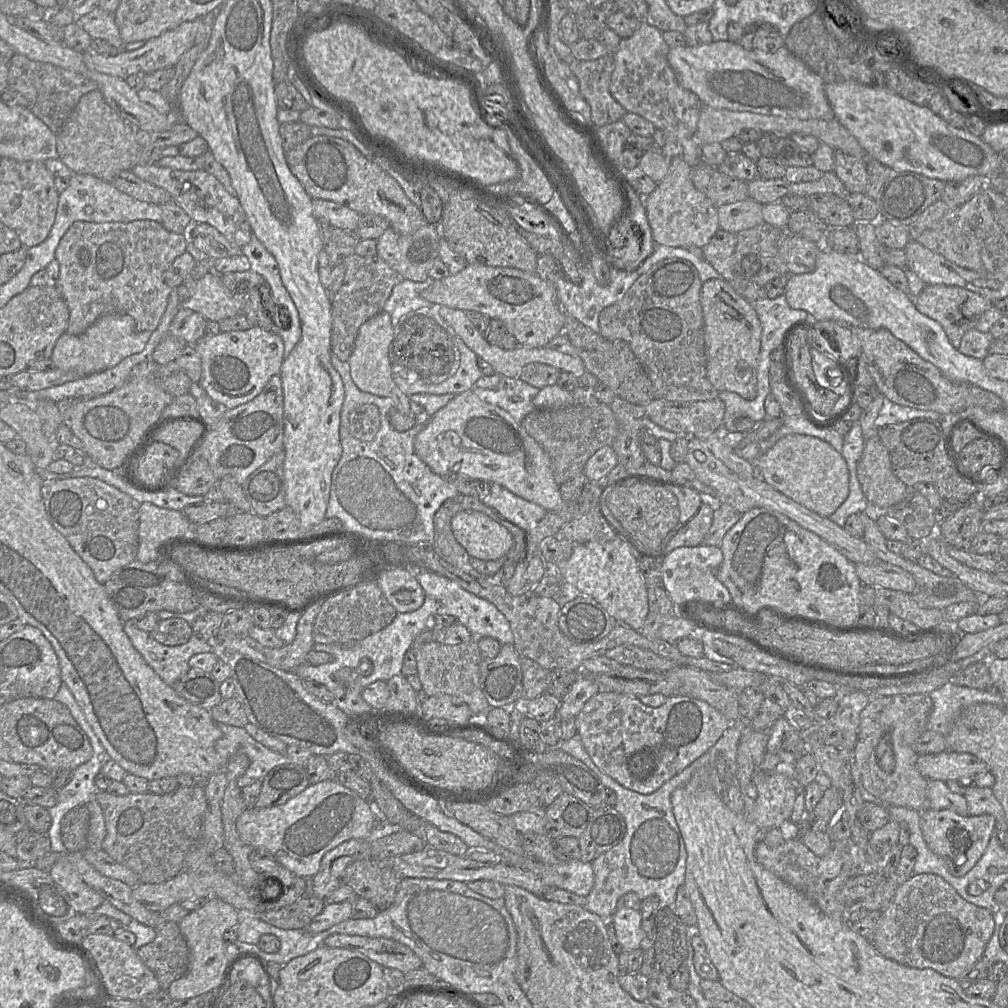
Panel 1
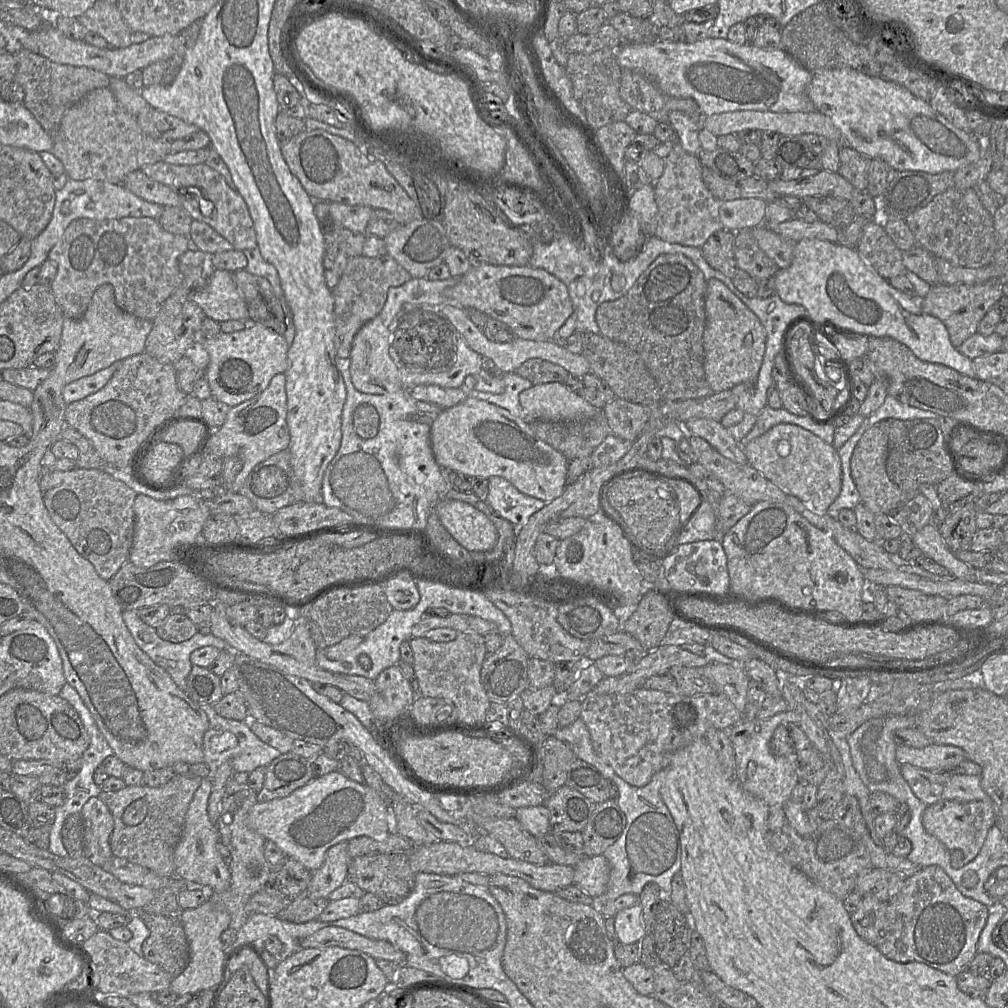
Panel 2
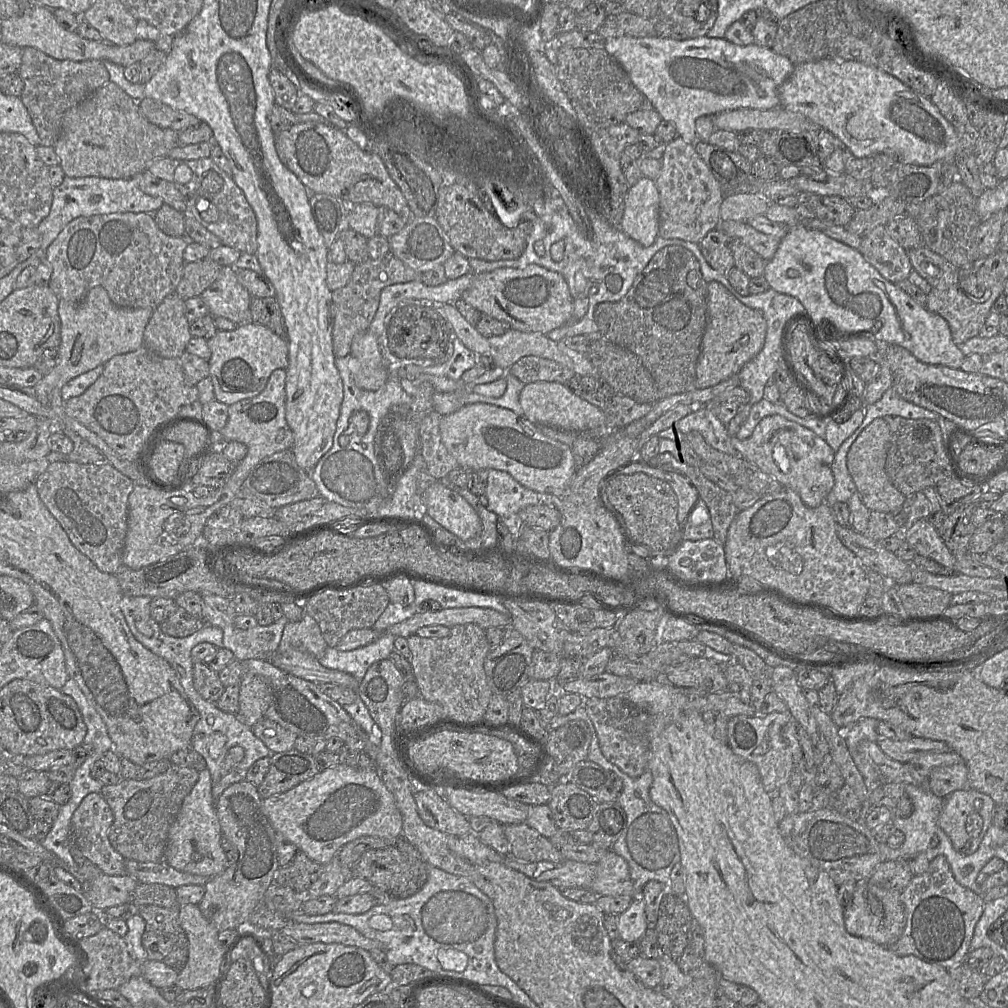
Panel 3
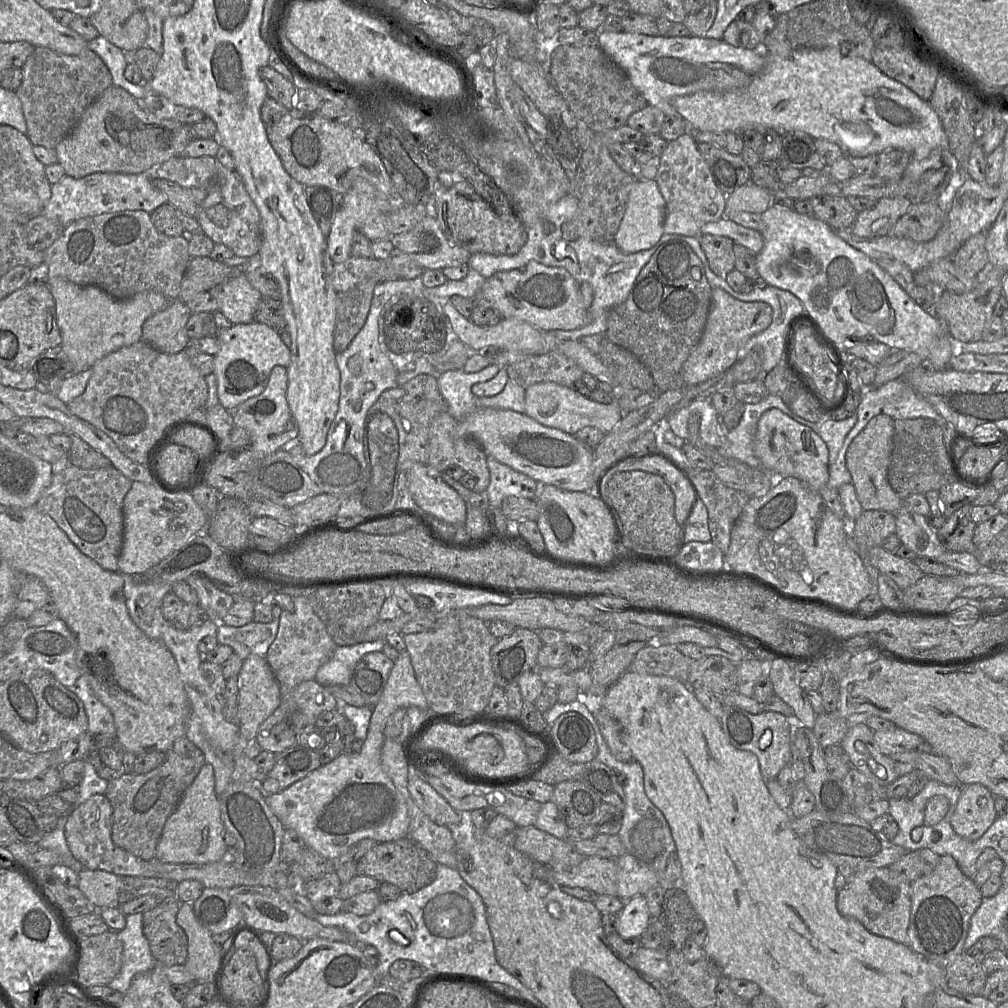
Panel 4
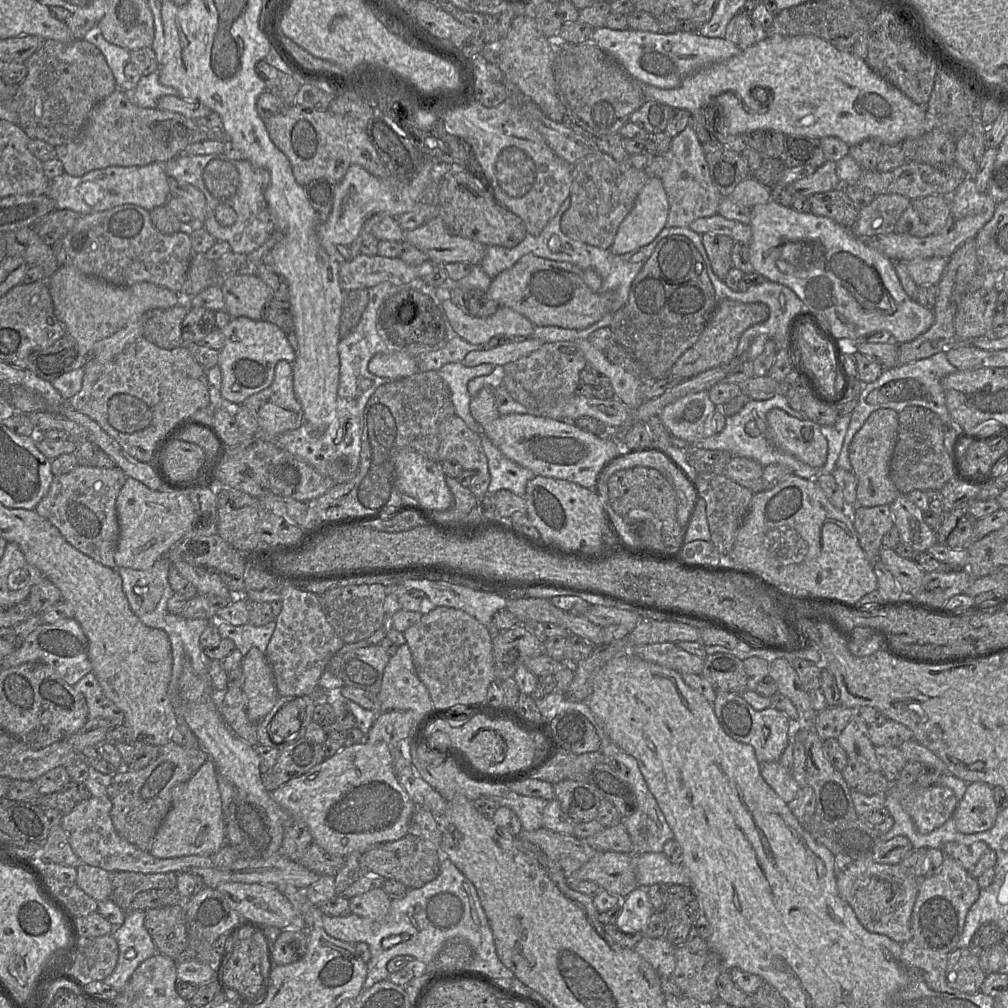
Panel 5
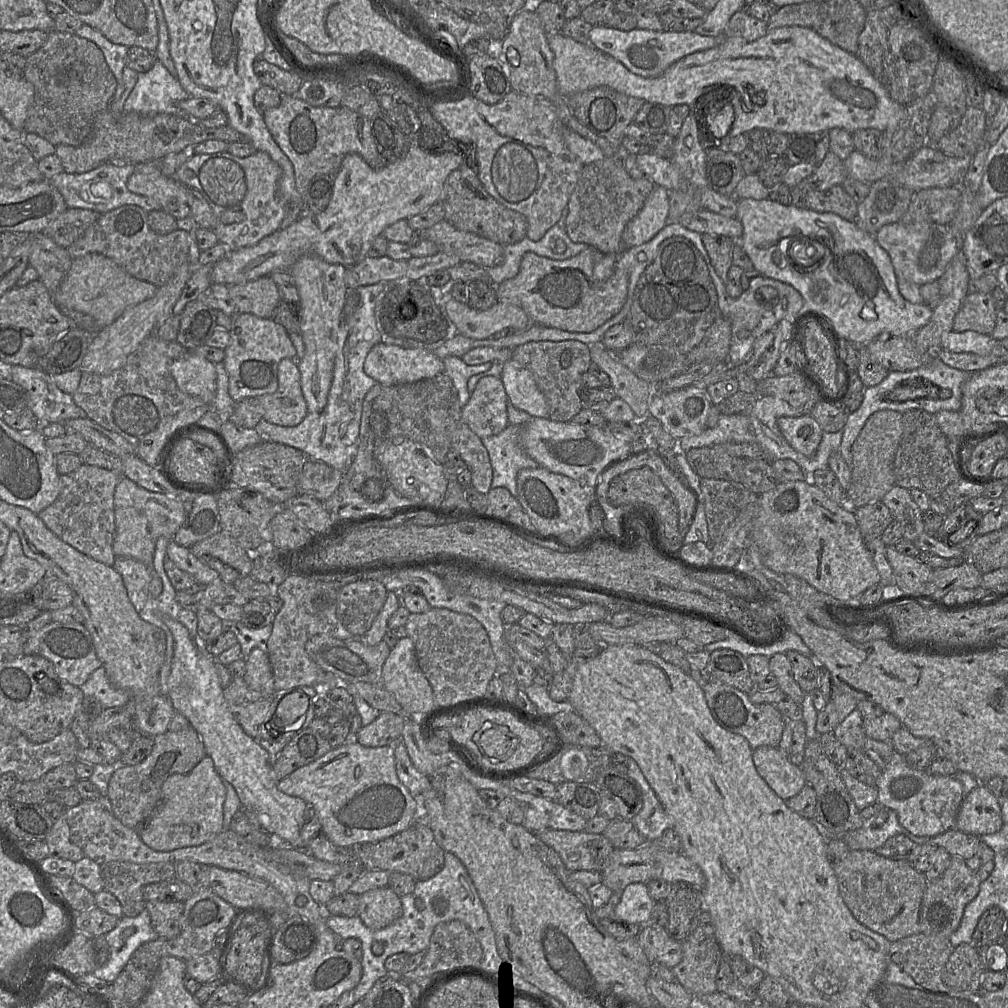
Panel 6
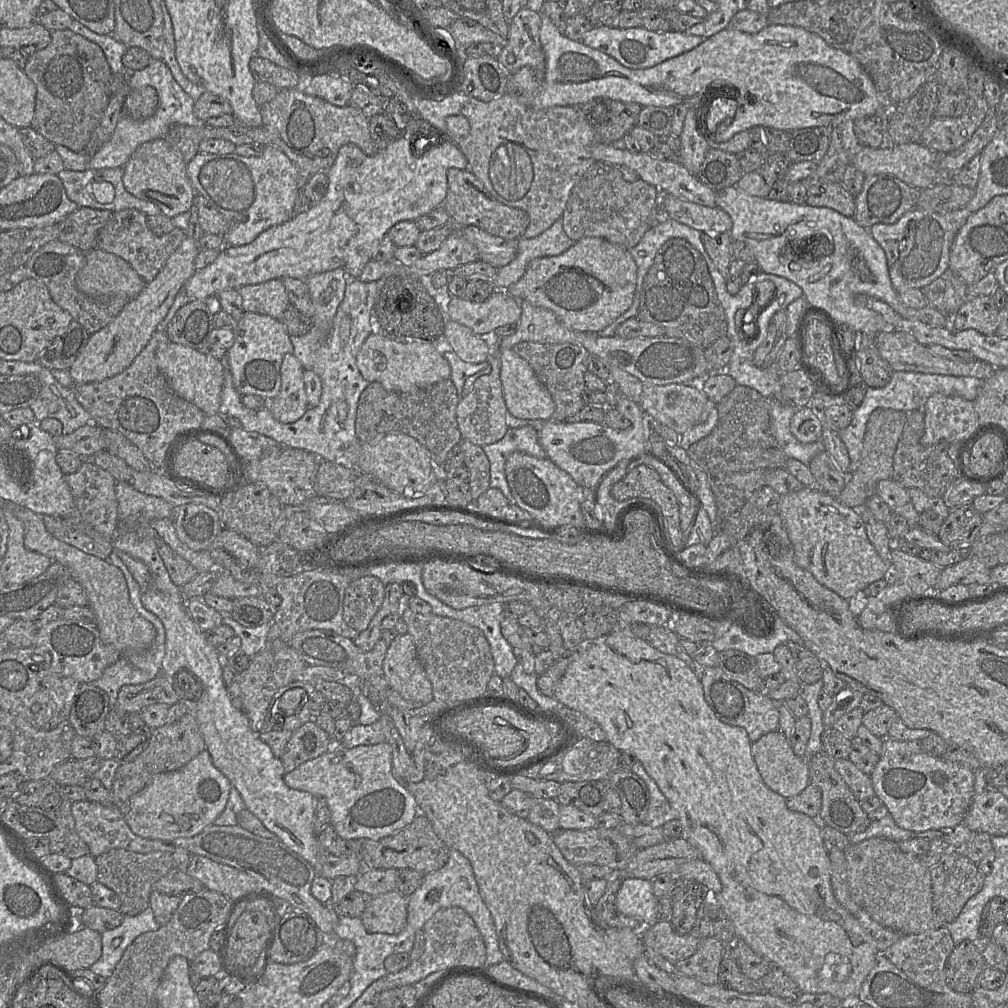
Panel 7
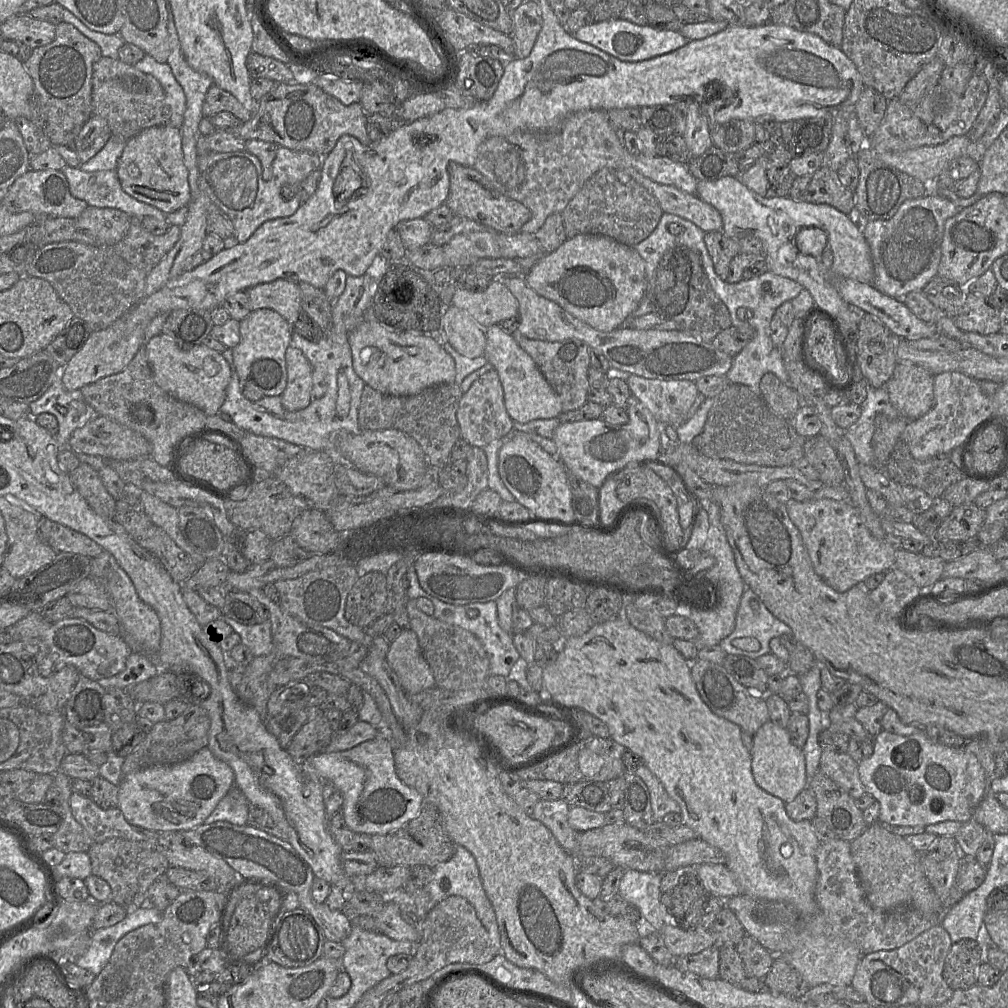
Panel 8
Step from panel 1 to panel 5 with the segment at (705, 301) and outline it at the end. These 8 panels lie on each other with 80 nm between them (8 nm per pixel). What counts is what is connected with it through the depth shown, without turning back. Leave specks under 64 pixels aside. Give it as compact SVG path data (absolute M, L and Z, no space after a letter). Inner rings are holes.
M731 299L719 301L698 341L673 365L669 377L691 378L706 370L729 363L743 332L750 326L764 322L769 317L769 307L762 302L742 303Z

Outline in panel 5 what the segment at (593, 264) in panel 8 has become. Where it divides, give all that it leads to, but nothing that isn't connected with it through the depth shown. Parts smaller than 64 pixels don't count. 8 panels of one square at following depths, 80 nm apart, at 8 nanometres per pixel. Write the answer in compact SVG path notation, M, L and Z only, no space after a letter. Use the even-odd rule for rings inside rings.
M531 253L492 279L486 292L499 306L524 315L535 326L584 329L601 320L614 301L613 292L594 292L583 280L584 270L566 261L554 261Z

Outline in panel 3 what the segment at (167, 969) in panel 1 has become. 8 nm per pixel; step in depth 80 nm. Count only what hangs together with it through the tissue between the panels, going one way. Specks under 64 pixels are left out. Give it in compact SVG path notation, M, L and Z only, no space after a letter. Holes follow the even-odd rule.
M140 907L145 921L142 945L147 959L162 962L179 972L187 960L187 937L179 924L179 908Z

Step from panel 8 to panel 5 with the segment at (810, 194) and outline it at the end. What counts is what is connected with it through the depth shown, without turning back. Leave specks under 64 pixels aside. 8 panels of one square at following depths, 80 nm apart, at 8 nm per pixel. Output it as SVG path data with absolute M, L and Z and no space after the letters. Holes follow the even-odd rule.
M842 186L813 194L809 201L814 215L828 217L846 228L851 228L858 219L860 208L847 196Z

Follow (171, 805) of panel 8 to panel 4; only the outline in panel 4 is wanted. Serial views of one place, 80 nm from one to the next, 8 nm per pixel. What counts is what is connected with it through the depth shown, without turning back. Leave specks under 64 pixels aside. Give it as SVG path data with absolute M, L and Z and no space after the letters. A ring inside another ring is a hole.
M205 763L183 793L176 810L167 819L155 857L163 863L171 864L207 864L221 861L227 858L224 831L219 796L215 791L214 768L210 763Z

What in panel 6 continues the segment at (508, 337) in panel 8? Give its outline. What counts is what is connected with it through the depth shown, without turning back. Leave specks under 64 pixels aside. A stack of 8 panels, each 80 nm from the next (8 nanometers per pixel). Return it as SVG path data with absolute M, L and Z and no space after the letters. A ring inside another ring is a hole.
M512 358L503 364L501 380L508 401L532 417L549 418L549 406L533 374Z

